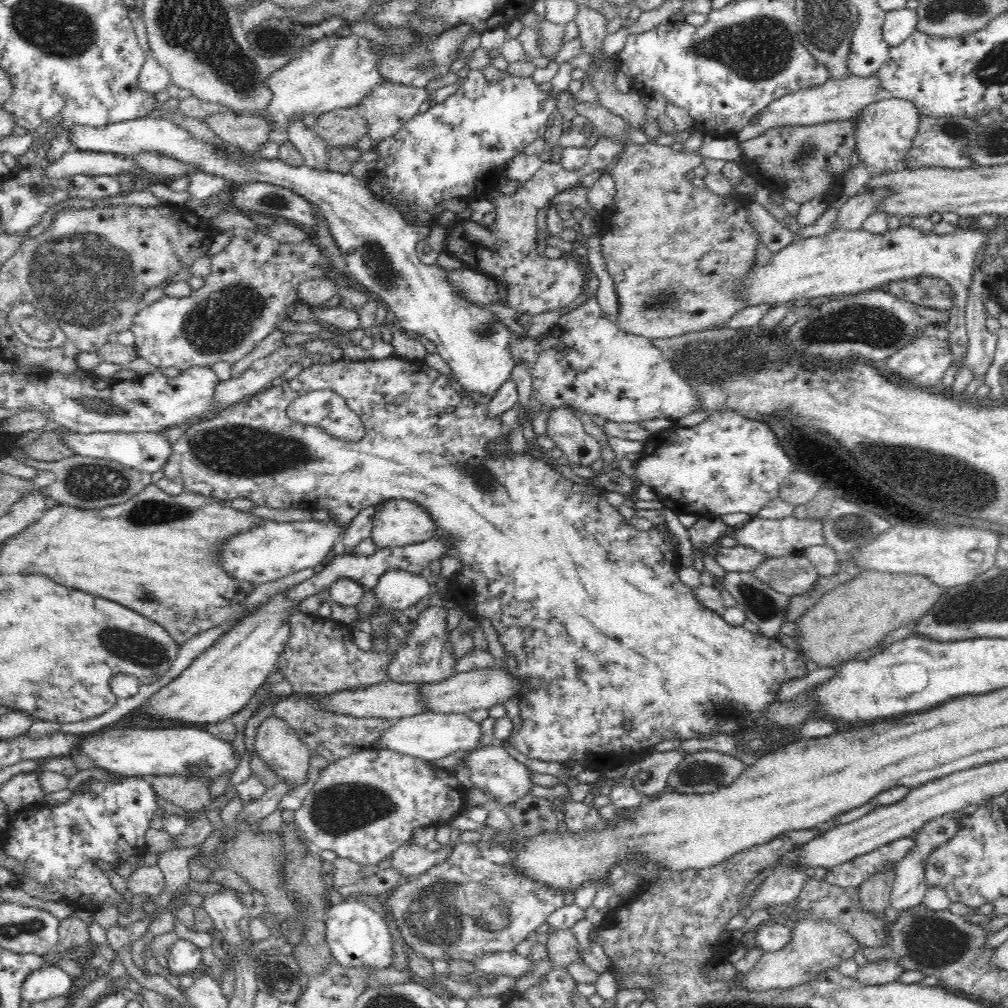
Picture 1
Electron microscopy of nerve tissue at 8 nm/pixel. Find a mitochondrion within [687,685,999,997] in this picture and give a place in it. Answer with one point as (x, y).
(937, 943)

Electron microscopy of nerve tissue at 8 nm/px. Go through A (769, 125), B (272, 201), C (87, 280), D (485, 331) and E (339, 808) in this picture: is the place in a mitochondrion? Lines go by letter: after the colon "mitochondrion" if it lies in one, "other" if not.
A: other
B: mitochondrion
C: mitochondrion
D: mitochondrion
E: mitochondrion

